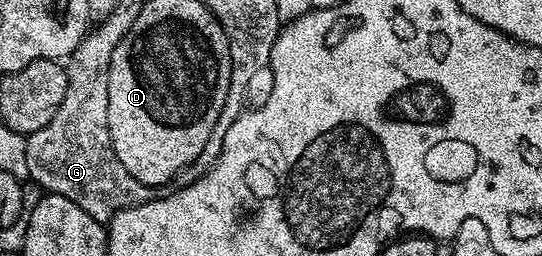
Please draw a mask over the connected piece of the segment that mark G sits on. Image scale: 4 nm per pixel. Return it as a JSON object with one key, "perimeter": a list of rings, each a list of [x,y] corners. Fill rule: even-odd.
{"perimeter":[[[91,29],[87,33],[82,43],[71,52],[69,58],[65,59],[64,65],[66,75],[68,76],[68,92],[64,92],[64,100],[60,100],[60,108],[56,108],[56,116],[52,116],[52,120],[48,120],[48,124],[44,124],[44,128],[40,128],[40,132],[32,132],[26,138],[29,181],[32,180],[36,185],[43,186],[41,189],[45,193],[59,194],[68,200],[72,200],[72,204],[84,208],[84,212],[88,212],[88,216],[92,216],[103,224],[109,223],[117,210],[123,210],[125,206],[135,206],[141,202],[146,202],[146,190],[142,190],[142,186],[134,186],[134,182],[130,182],[128,168],[124,168],[124,164],[120,164],[116,152],[106,152],[106,148],[112,148],[112,136],[108,132],[108,124],[102,124],[102,122],[100,124],[92,124],[94,122],[92,116],[96,116],[92,100],[100,98],[100,100],[108,102],[106,82],[104,80],[96,82],[90,78],[92,64],[96,60],[105,61],[109,59],[110,53],[115,50],[115,45],[119,42],[121,35],[120,30]],[[102,162],[108,162],[108,166],[112,166],[112,170],[108,170],[108,174],[112,172],[112,178],[98,178]]]}

